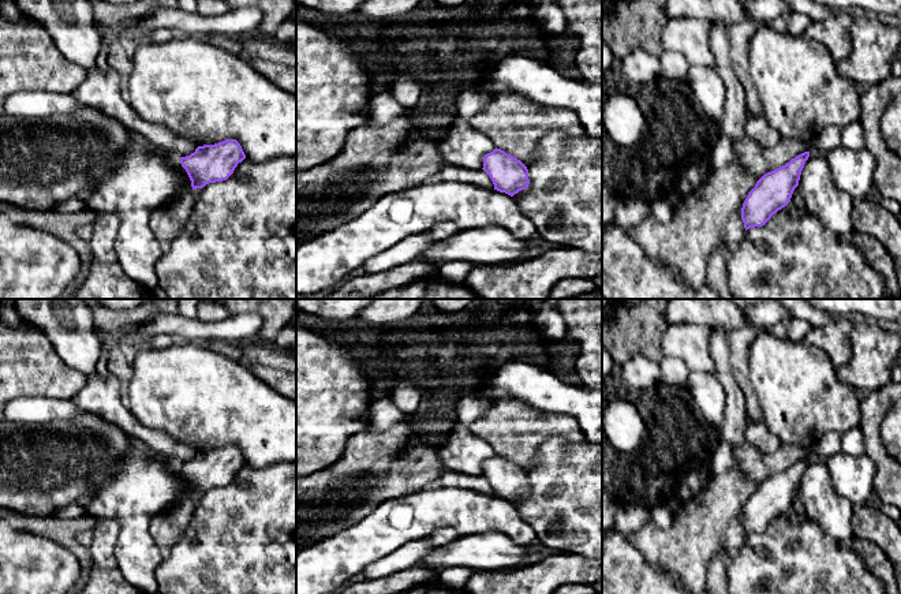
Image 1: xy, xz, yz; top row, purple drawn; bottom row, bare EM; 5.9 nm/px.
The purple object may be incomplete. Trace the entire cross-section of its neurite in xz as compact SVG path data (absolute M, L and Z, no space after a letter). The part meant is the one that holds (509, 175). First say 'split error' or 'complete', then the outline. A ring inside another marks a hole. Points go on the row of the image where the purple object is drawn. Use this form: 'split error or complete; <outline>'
complete; M497 147L485 154L482 169L490 176L494 190L511 197L526 190L530 184L527 167L516 157Z

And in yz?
complete; M804 152L756 182L741 208L745 231L764 225L773 214L790 202L808 157L810 152Z

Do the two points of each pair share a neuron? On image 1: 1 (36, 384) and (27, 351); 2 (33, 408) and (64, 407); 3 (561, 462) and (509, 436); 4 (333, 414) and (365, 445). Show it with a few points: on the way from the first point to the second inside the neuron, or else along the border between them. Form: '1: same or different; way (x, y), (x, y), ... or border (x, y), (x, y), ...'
1: same; way (36, 376), (27, 359)
2: same; way (41, 408), (56, 408)
3: different; border (568, 440), (548, 437), (524, 470)
4: different; border (372, 426), (354, 433), (336, 462)

